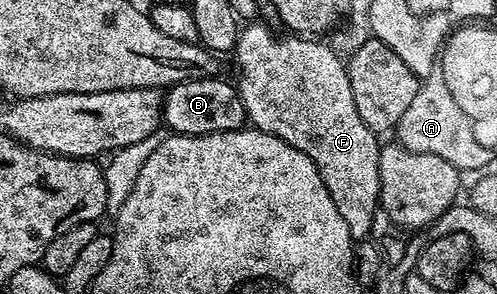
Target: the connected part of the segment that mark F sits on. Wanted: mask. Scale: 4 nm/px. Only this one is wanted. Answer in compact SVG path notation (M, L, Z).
M245 24L234 50L240 68L238 92L247 120L262 132L302 151L318 167L318 175L322 175L338 215L346 219L350 235L354 239L367 238L376 213L378 217L382 145L376 142L377 134L362 123L358 107L354 107L348 66L320 39L288 35L285 41L279 41L260 24Z

